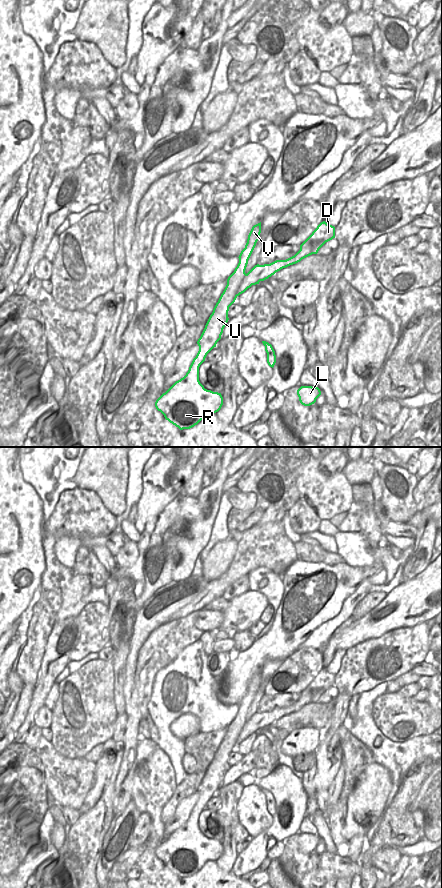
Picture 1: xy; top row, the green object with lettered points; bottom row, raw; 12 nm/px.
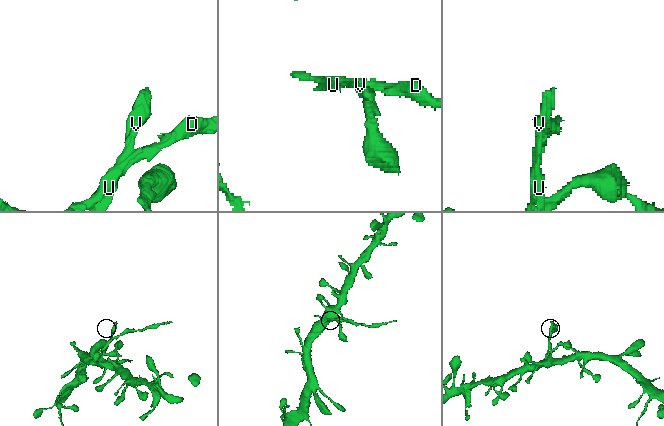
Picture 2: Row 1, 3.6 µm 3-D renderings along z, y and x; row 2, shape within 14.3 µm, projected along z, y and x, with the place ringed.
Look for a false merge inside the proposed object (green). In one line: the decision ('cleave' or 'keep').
cleave

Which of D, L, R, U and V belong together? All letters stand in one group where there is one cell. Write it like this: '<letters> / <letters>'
D / L R U V

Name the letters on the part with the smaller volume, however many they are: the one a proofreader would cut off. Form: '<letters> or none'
D.

